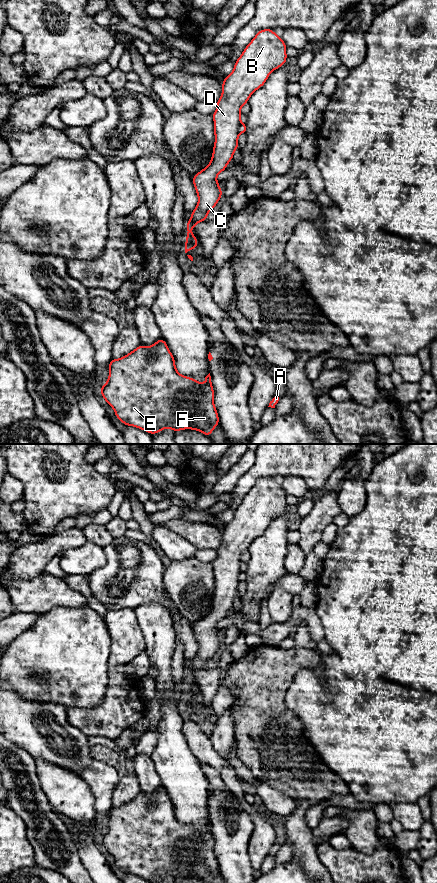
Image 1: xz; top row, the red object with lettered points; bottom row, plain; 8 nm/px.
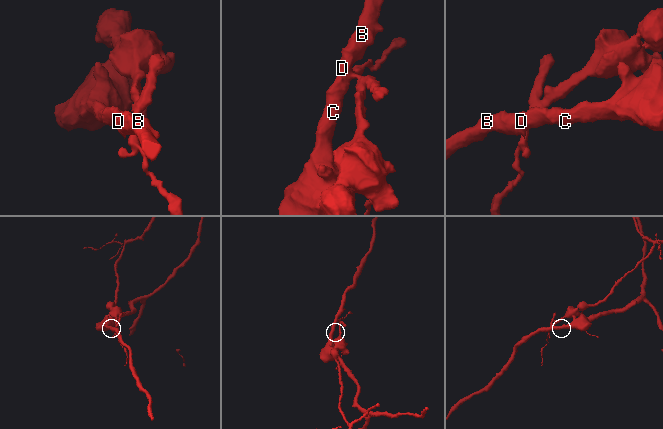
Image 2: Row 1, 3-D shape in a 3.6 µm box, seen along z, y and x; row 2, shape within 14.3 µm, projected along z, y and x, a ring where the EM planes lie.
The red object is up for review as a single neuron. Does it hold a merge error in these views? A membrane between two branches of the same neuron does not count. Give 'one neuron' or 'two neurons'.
two neurons

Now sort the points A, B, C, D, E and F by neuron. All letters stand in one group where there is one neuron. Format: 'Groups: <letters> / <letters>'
Groups: A / B C D E F

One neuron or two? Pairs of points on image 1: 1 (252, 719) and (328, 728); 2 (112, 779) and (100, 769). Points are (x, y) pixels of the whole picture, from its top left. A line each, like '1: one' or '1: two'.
1: two
2: one

